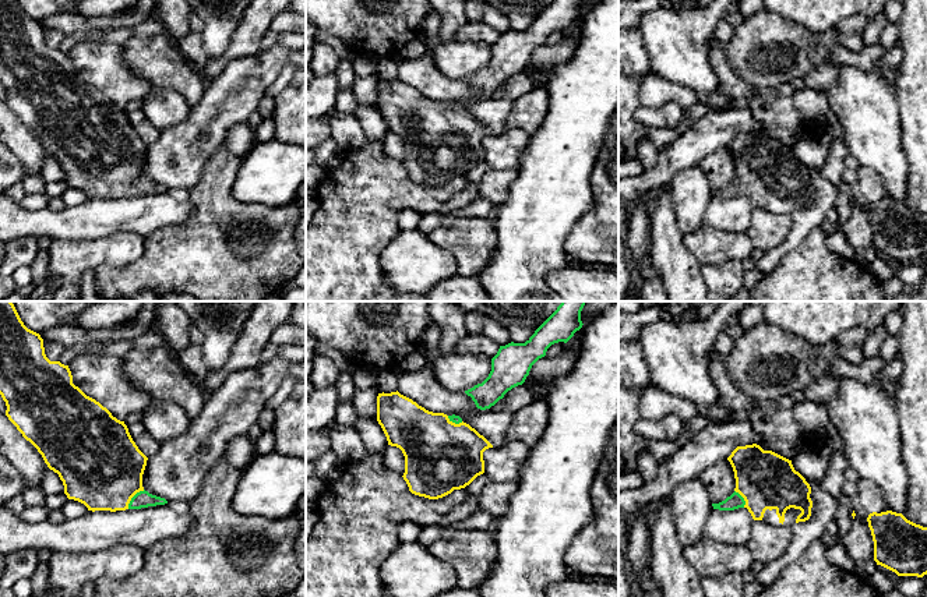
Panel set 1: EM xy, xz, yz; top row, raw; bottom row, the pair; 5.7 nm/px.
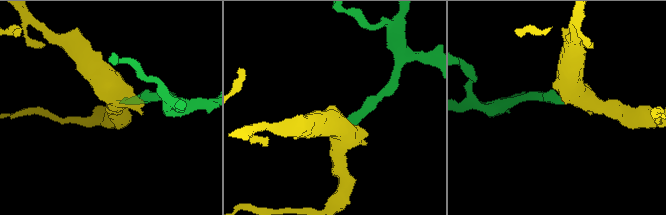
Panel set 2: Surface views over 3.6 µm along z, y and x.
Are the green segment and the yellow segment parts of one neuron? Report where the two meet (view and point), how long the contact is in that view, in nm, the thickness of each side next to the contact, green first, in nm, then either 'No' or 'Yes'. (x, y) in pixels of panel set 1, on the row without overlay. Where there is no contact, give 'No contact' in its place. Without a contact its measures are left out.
Touches green at xy (133, 184). Shared border 150 nm. Thickness 100 nm (green) against 480 nm. Yes

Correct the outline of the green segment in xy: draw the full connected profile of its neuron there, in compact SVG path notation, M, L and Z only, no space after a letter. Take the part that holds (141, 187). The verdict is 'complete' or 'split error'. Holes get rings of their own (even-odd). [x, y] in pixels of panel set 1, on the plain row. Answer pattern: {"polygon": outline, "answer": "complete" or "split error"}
{"polygon": "M0 0L0 82L6 89L6 103L42 142L50 158L59 162L68 187L84 191L88 198L126 198L165 192L165 186L149 181L142 174L148 145L133 128L124 109L117 107L95 86L73 71L68 53L50 49L43 27L28 17L18 0Z", "answer": "split error"}

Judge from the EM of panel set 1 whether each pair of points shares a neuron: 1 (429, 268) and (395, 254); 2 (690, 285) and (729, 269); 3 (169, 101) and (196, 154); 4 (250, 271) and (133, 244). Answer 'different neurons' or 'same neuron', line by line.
1: same neuron
2: different neurons
3: different neurons
4: different neurons

